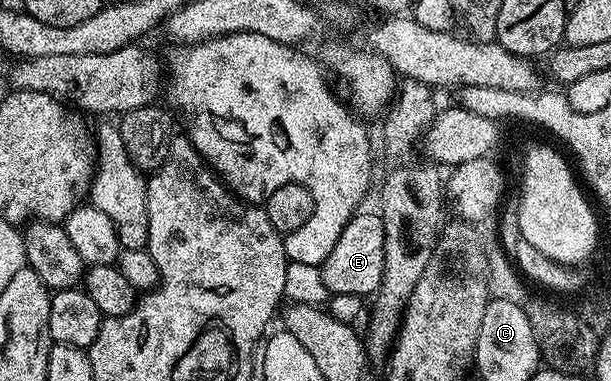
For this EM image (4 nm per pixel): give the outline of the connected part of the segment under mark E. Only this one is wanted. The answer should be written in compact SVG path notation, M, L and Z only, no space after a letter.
M355 214L341 229L341 237L325 257L321 268L328 292L331 295L341 293L359 294L364 297L374 296L381 285L381 277L385 269L385 229L382 214Z

